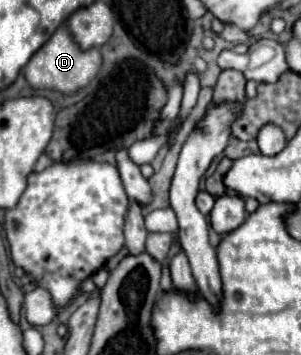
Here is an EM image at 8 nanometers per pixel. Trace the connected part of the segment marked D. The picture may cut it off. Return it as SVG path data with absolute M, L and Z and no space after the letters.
M61 25L51 39L31 57L31 61L25 65L23 73L31 87L35 89L57 89L61 93L73 93L81 87L85 87L99 71L101 67L101 53L97 47L83 51L71 37L67 25Z

